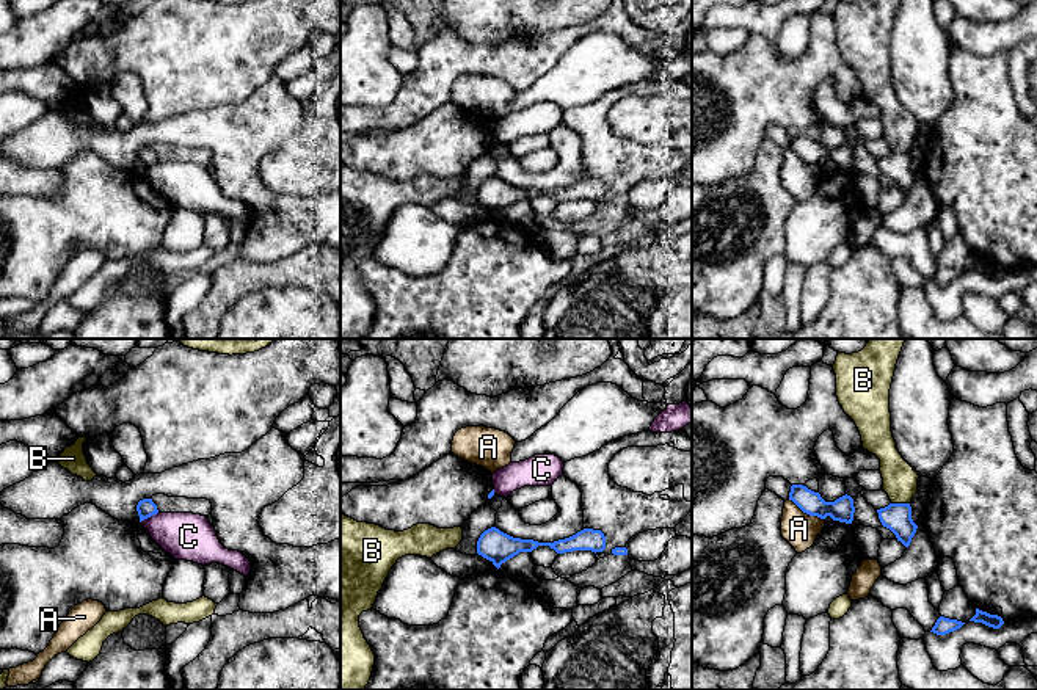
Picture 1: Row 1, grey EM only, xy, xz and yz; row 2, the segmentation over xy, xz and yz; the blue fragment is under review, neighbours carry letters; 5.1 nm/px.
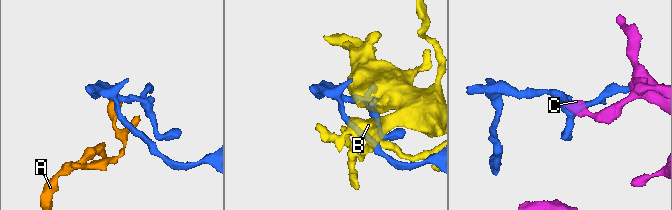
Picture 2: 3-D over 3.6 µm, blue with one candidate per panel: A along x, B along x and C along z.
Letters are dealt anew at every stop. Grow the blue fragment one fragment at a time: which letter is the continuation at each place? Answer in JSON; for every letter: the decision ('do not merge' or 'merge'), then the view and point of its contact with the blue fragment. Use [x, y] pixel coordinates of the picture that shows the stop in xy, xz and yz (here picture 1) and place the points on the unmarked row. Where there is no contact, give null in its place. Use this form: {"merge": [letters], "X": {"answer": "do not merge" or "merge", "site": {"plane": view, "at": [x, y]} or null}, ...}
{"merge": [], "A": {"answer": "do not merge", "site": {"plane": "yz", "at": [805, 160]}}, "B": {"answer": "do not merge", "site": {"plane": "yz", "at": [901, 152]}}, "C": {"answer": "do not merge", "site": {"plane": "xy", "at": [148, 165]}}}

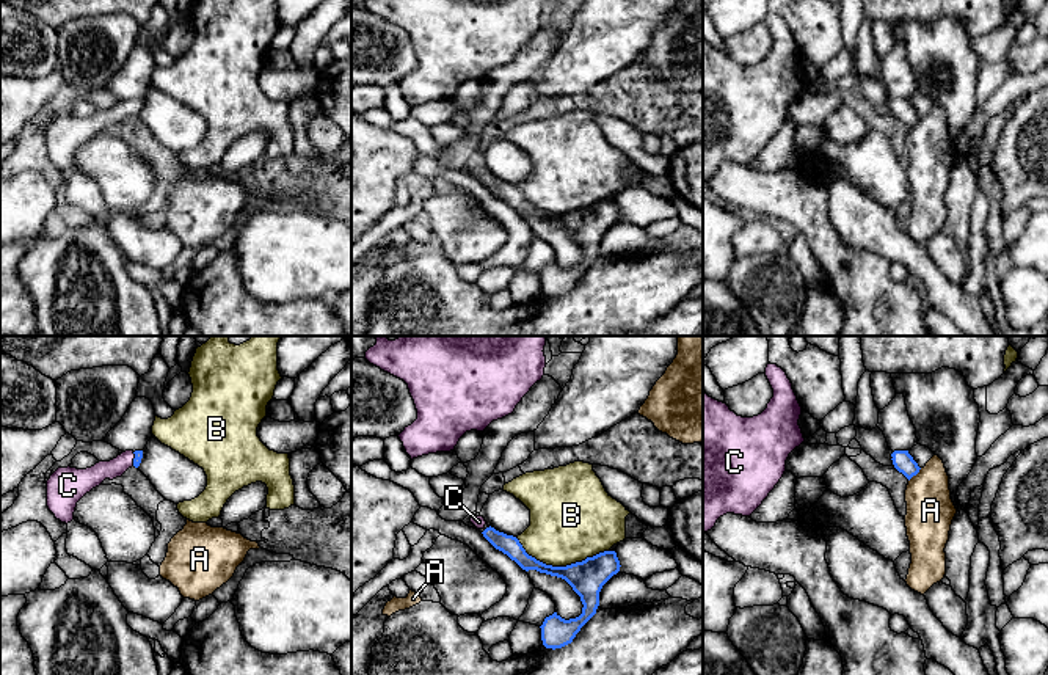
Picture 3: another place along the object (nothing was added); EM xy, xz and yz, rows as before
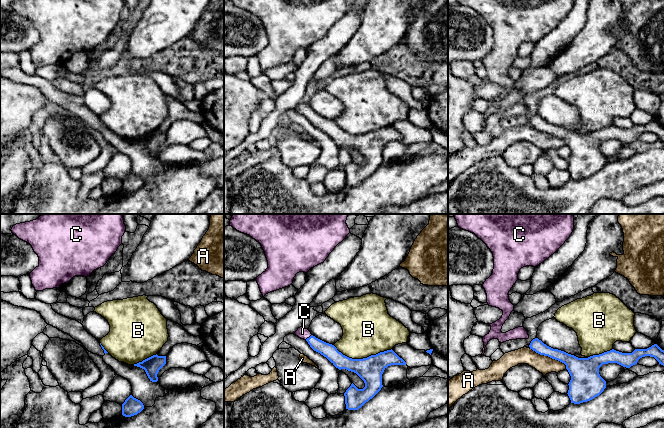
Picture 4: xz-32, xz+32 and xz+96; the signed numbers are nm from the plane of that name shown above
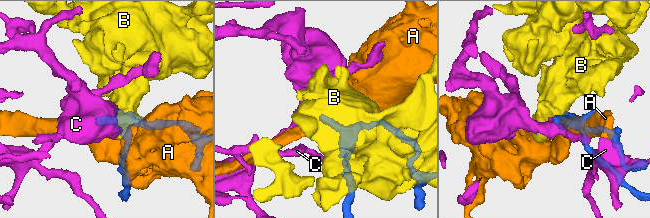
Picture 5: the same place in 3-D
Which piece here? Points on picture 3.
{"merge": ["C"], "A": {"answer": "do not merge", "site": {"plane": "yz", "at": [915, 123]}}, "B": {"answer": "do not merge", "site": {"plane": "xz", "at": [560, 215]}}, "C": {"answer": "merge", "site": {"plane": "xy", "at": [134, 107]}}}

